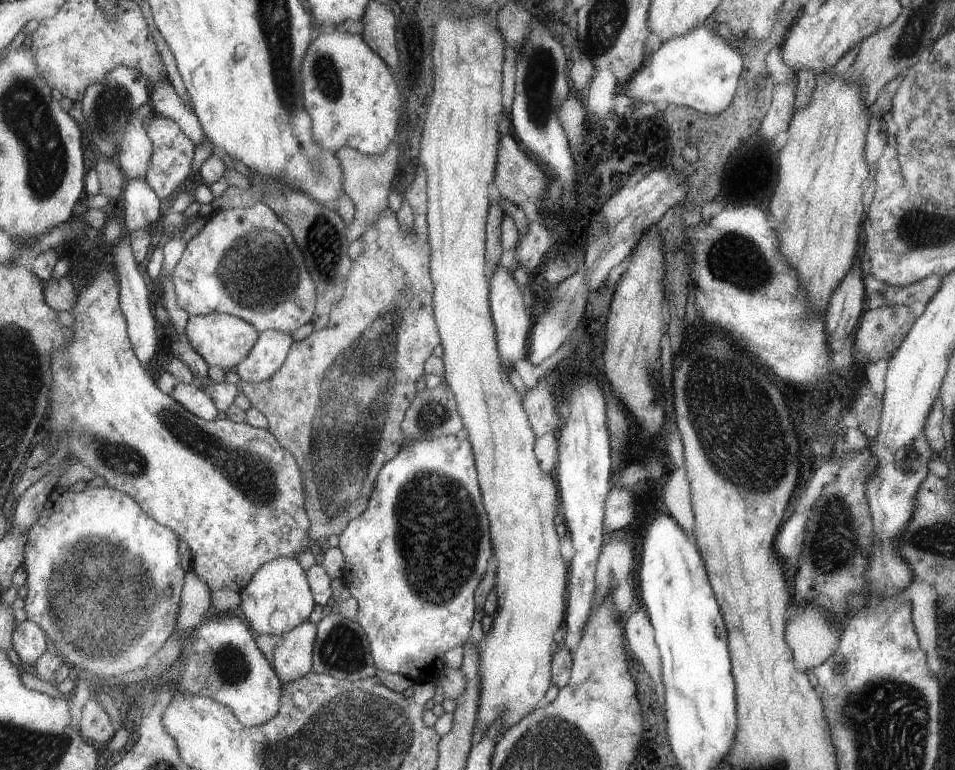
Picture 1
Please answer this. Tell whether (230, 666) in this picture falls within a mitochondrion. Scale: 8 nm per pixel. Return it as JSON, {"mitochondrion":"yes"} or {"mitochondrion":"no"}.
{"mitochondrion":"yes"}

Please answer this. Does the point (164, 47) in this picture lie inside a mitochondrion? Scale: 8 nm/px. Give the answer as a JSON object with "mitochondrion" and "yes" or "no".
{"mitochondrion":"no"}

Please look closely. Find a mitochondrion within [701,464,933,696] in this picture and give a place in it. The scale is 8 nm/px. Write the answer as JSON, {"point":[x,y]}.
{"point":[836,538]}

